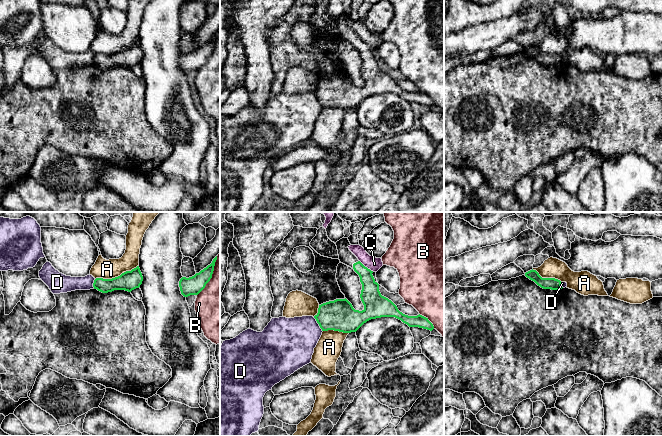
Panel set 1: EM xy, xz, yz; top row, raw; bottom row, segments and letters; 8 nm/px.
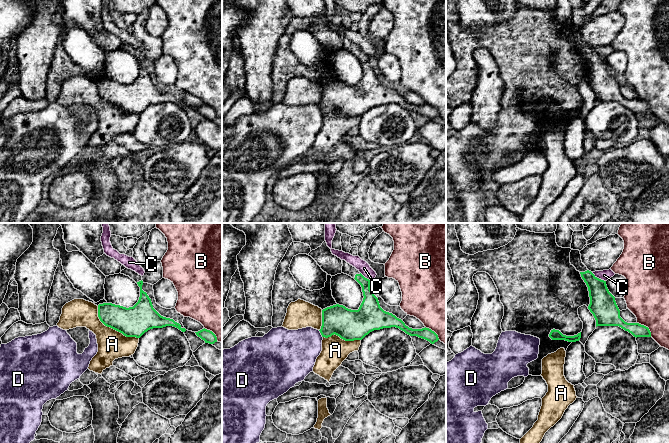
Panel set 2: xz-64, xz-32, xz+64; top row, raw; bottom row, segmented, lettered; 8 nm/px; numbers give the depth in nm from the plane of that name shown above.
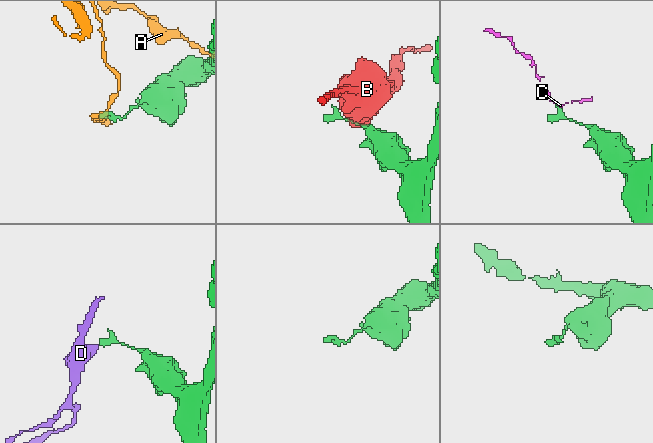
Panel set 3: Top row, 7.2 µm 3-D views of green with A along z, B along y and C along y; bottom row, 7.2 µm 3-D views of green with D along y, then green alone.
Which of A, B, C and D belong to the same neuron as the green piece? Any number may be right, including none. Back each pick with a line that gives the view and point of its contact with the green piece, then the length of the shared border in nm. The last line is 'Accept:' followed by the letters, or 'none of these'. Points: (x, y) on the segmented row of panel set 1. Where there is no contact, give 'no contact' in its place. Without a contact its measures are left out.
Accept: none of these

